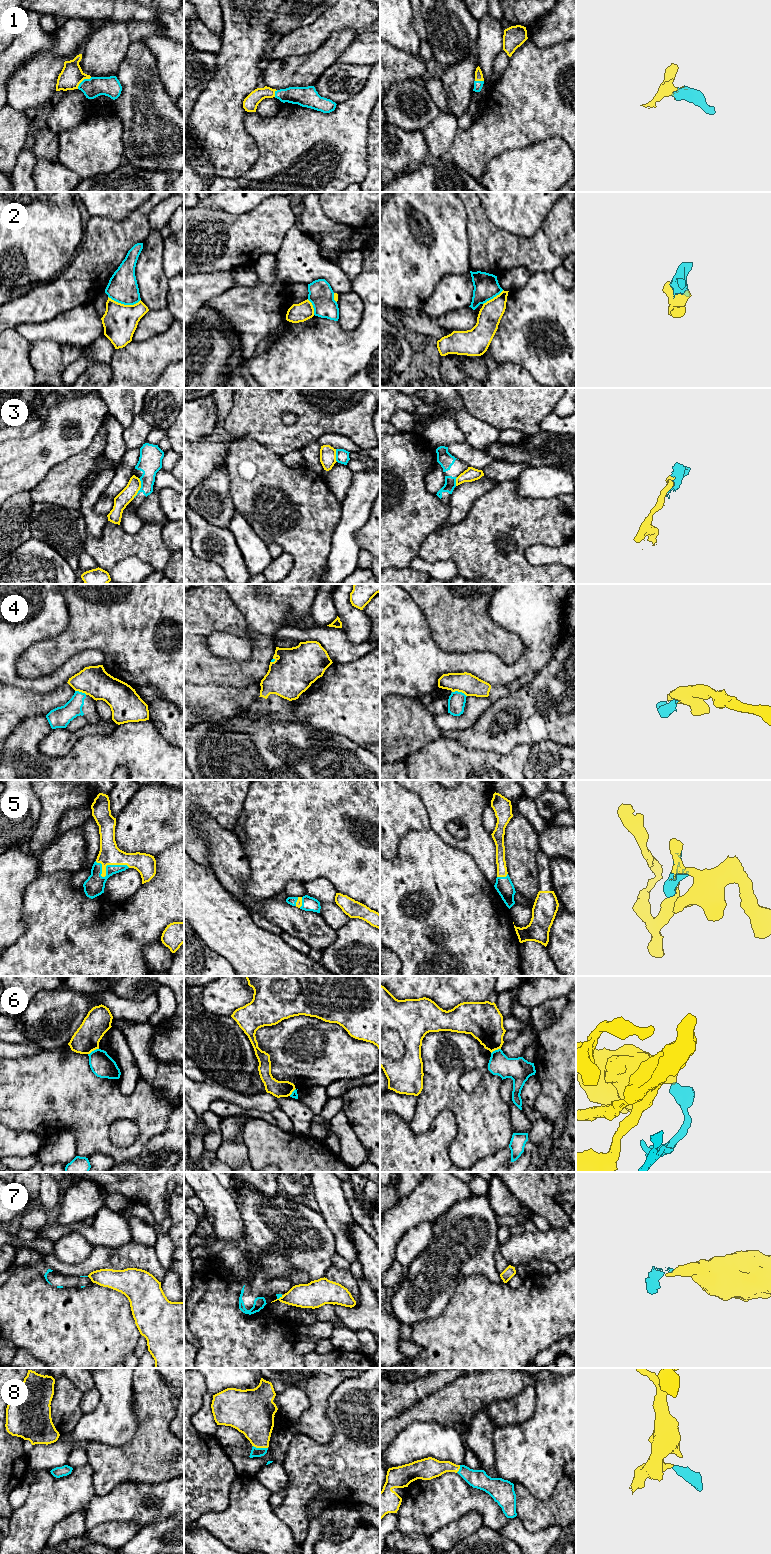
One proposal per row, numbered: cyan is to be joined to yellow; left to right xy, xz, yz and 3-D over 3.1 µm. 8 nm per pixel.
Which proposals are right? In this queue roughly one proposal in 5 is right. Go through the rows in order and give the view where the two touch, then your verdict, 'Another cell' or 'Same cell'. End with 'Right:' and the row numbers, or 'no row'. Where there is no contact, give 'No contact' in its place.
1: Touches yellow in xy. Same cell
2: Touches yellow in xy. Another cell
3: Touches yellow in xy. Another cell
4: Touches yellow in yz. Another cell
5: Touches yellow in xy. Same cell
6: Touches yellow in xy. Another cell
7: Touches yellow in xz. Another cell
8: Touches yellow in xz. Same cell
Right: 1, 5, 8

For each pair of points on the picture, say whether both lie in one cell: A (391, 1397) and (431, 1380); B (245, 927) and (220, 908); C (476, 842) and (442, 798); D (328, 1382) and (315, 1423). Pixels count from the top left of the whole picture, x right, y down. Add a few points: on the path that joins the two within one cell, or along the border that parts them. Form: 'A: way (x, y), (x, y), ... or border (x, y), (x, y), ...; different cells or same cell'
A: way (401, 1396), (421, 1388); same cell
B: way (239, 927), (226, 914); same cell
C: way (475, 830), (474, 825), (454, 805); same cell
D: way (318, 1392), (316, 1413); same cell

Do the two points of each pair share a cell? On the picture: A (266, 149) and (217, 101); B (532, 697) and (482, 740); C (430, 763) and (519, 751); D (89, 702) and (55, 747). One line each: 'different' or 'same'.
A: different
B: same
C: same
D: same

